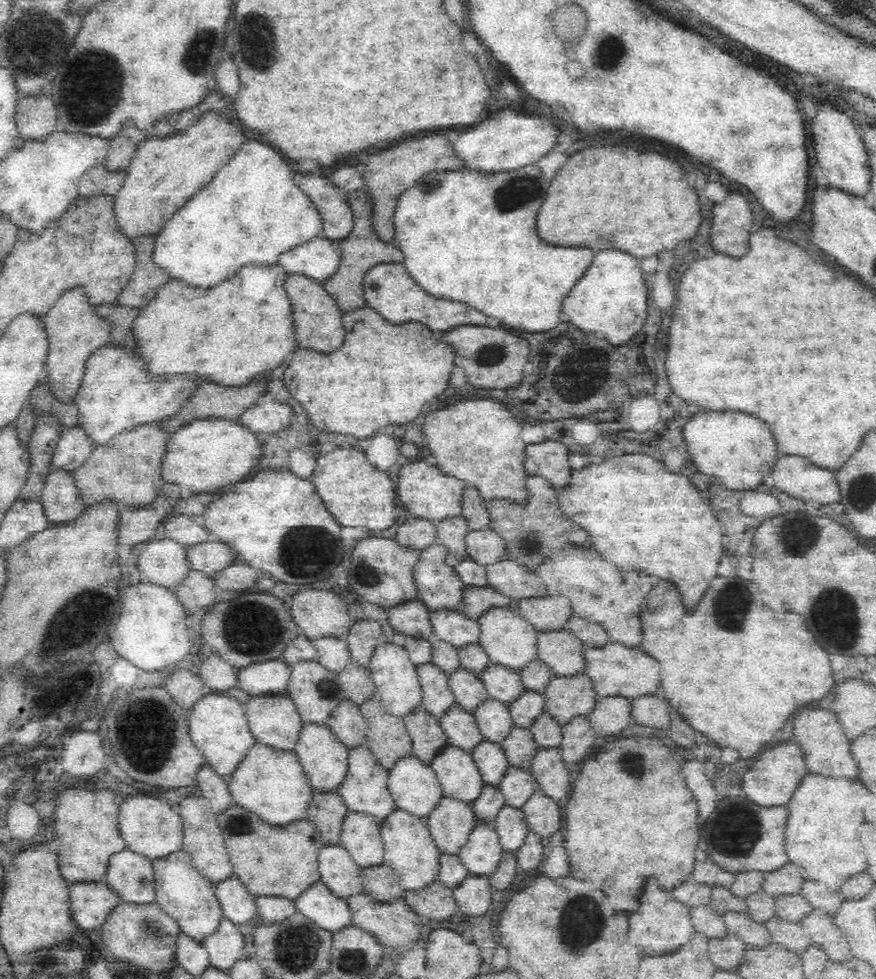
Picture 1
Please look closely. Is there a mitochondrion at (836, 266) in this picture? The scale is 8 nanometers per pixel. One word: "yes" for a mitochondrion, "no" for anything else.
no

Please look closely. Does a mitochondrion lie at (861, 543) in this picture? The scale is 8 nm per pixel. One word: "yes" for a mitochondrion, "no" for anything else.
no

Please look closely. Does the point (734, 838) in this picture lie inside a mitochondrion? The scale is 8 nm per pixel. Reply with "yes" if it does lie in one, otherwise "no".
yes

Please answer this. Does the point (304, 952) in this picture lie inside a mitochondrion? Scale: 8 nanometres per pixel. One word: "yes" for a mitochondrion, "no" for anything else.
yes

